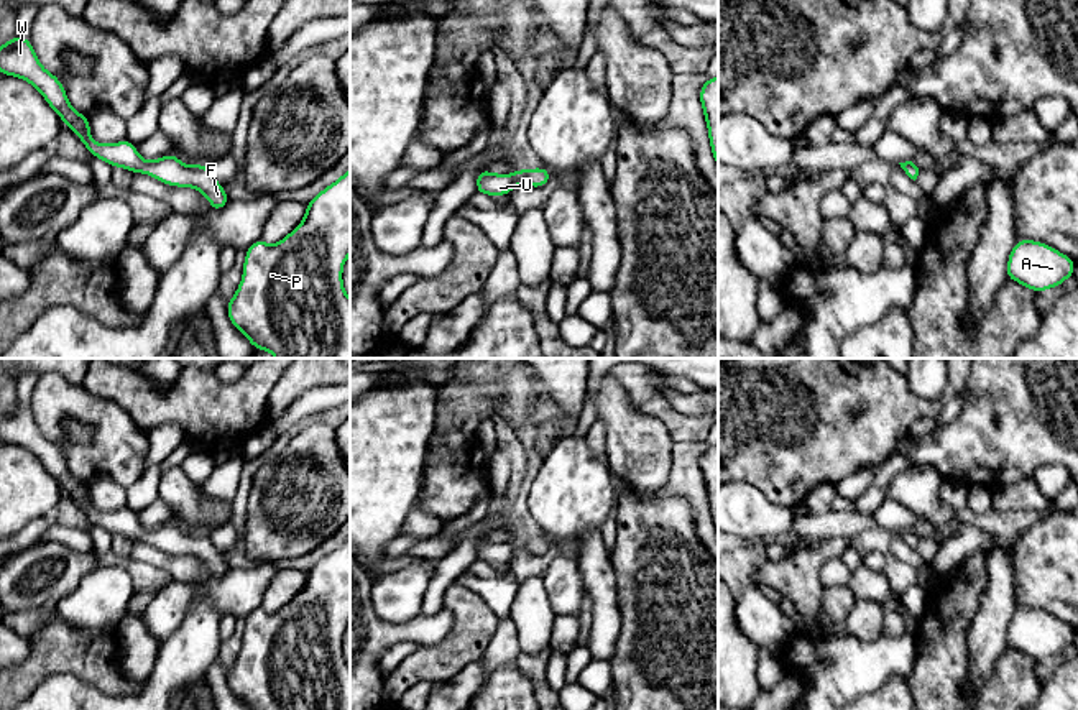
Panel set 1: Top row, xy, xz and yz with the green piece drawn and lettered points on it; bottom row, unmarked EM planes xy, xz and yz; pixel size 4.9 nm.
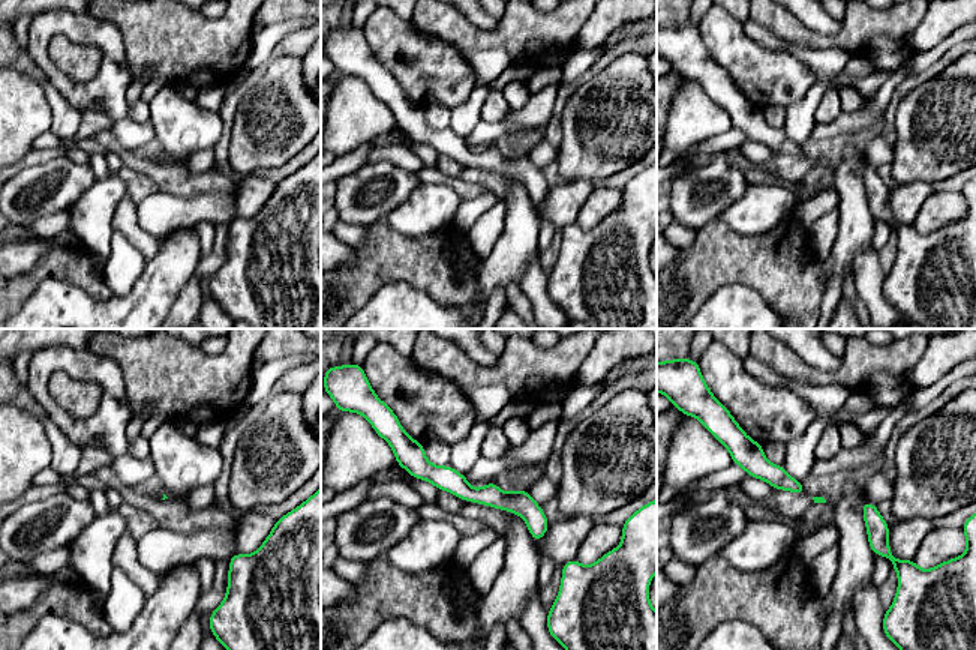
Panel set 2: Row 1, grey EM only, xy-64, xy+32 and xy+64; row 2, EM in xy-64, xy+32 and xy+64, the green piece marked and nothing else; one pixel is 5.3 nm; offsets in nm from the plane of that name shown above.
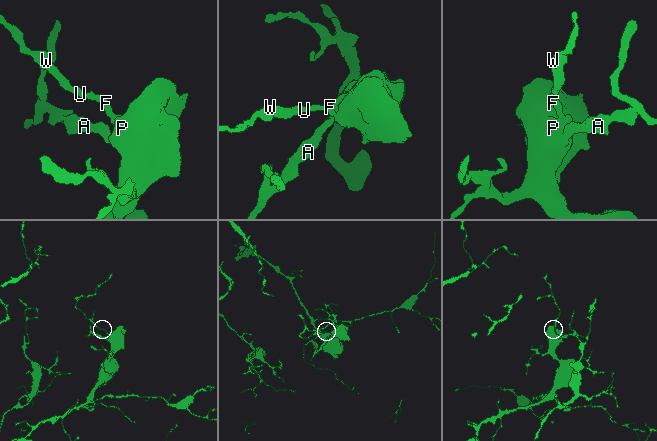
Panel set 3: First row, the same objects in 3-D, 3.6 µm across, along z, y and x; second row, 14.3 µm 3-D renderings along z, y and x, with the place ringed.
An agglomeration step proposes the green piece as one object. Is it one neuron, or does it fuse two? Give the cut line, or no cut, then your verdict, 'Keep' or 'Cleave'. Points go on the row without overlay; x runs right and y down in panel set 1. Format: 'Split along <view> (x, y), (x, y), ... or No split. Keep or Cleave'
No split. Keep

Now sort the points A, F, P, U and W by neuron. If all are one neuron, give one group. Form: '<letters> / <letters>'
A F P U W

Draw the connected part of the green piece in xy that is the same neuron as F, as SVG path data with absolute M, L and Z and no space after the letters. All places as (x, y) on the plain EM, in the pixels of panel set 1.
M15 403L8 411L0 414L0 442L15 444L28 449L36 455L46 472L53 475L61 490L81 506L87 521L104 528L110 534L125 536L130 541L143 541L176 556L194 556L210 570L210 579L220 579L230 569L223 554L215 549L210 536L205 532L182 532L174 521L156 529L145 529L133 511L128 508L102 513L90 506L89 485L76 480L67 468L66 459L59 447L48 440L38 429L31 409Z

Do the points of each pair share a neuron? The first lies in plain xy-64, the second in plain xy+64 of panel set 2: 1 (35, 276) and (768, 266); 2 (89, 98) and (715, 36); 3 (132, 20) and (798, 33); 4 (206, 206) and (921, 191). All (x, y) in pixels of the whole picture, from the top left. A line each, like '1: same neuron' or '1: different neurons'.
1: same neuron
2: same neuron
3: same neuron
4: same neuron

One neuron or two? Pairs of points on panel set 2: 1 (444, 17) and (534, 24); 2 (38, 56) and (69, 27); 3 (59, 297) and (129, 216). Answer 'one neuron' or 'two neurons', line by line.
1: one neuron
2: one neuron
3: two neurons

